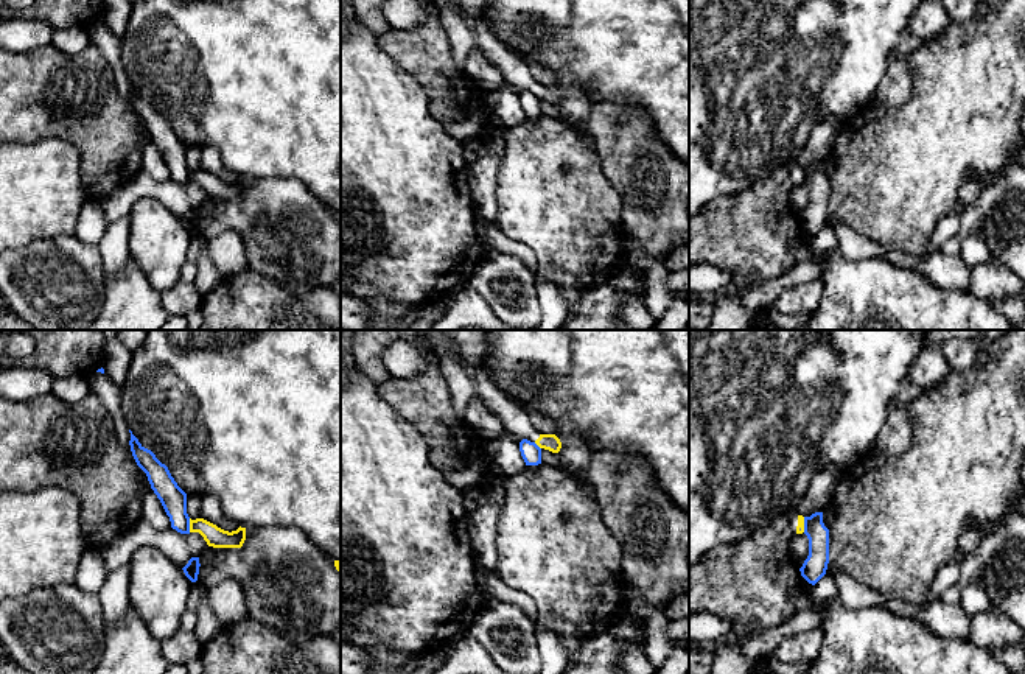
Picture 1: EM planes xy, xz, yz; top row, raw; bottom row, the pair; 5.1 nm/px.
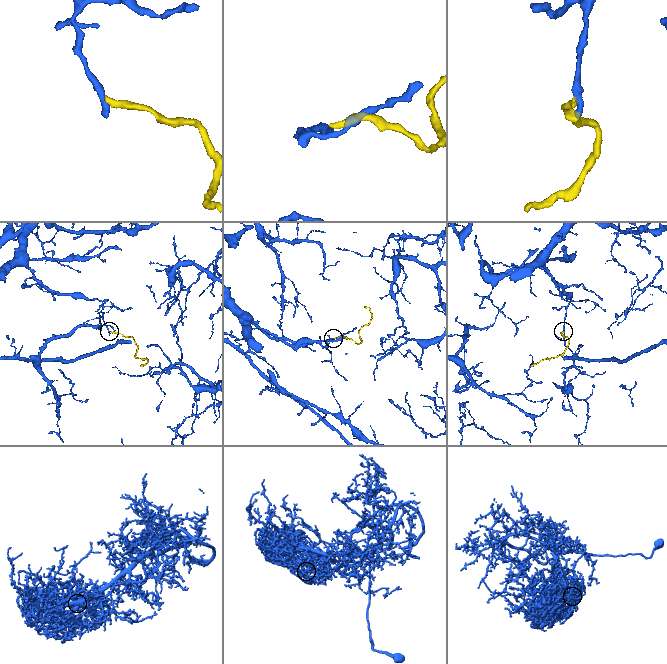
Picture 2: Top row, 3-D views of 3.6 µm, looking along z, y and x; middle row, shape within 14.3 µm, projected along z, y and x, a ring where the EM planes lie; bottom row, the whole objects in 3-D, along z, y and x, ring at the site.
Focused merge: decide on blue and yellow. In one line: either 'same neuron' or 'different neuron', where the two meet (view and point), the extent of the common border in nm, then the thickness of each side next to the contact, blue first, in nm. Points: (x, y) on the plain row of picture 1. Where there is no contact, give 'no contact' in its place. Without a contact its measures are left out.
different neuron; contact xy (188, 176); length 70 nm; calibres 140 and 110 nm

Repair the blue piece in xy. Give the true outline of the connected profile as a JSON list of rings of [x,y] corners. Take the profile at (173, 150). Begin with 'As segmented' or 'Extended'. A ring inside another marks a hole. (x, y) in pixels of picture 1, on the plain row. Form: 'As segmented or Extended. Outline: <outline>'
As segmented. Outline: [[[131,84],[131,103],[137,117],[146,125],[151,140],[160,151],[171,179],[180,185],[190,185],[190,168],[187,165],[187,145],[177,137],[168,118],[156,106],[145,100]]]

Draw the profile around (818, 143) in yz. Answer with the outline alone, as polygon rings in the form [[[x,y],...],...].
[[[823,118],[818,125],[813,126],[806,146],[796,157],[796,162],[803,168],[810,168],[815,163],[823,163],[827,156],[834,139],[837,137],[840,121],[835,118]]]

